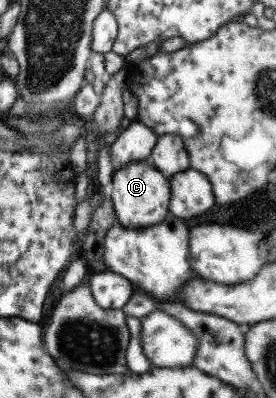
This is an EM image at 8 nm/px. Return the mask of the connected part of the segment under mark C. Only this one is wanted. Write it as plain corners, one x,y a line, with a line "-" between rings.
147,160
129,161
127,167
114,171
112,175
111,184
114,186
112,190
111,200
114,202
115,211
118,215
118,221
127,228
147,227
161,223
167,213
167,201
169,201
169,183
160,172
153,165
148,163

